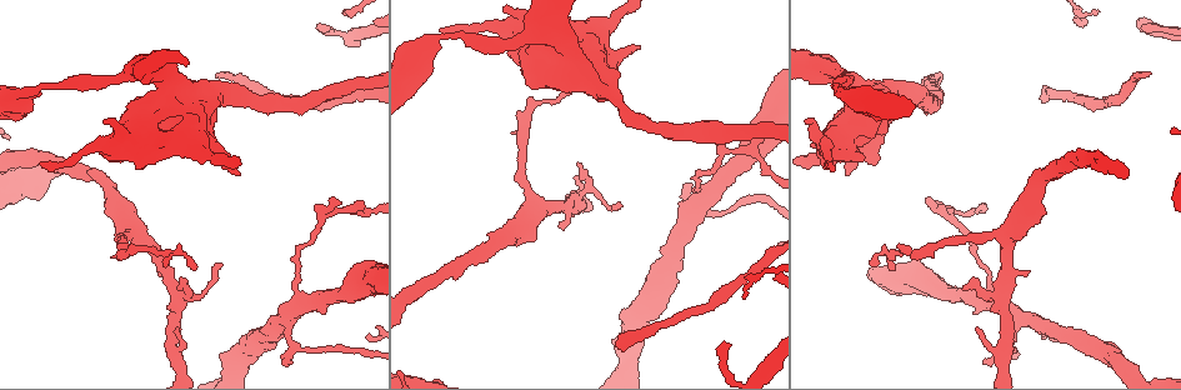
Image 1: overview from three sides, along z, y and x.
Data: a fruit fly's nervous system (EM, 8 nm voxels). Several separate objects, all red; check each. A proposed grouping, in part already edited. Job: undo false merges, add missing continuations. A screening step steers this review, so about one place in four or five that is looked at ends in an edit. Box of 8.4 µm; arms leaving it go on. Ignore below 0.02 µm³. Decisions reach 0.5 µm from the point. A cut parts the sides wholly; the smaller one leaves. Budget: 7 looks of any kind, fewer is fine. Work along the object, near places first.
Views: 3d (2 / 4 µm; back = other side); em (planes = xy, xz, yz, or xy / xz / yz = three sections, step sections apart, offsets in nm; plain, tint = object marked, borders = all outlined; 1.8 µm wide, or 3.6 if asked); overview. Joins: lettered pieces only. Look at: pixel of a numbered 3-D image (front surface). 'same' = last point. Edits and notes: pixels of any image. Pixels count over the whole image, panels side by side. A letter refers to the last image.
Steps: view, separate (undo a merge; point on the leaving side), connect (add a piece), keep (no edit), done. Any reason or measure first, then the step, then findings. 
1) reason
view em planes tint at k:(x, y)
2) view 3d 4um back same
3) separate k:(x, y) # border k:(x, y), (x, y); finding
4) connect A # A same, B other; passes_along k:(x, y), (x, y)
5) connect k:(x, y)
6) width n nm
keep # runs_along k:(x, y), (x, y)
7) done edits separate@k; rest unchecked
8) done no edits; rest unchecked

abrupt turn
view 3d 2um back at 1:(736, 148)

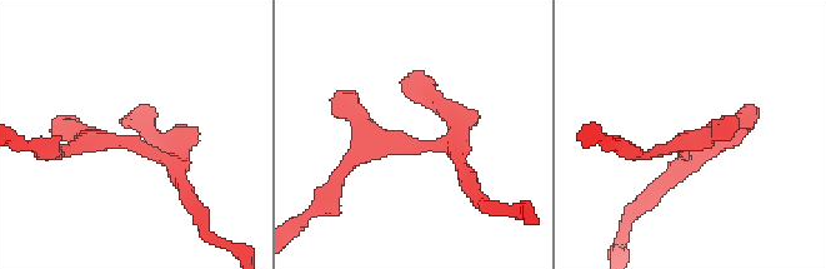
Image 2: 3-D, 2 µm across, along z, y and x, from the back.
view em xz step 4 tint at 2:(136, 142)

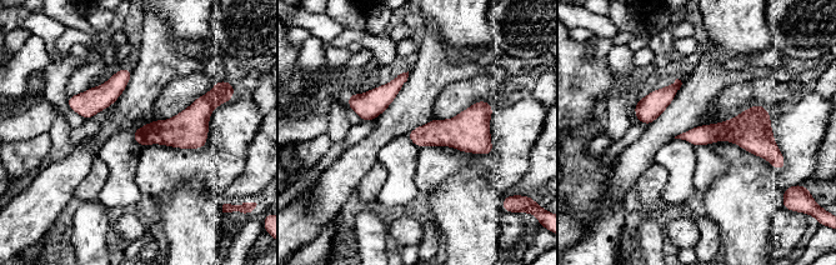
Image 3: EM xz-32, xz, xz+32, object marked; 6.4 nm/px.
cut it another way
view em planes borders same

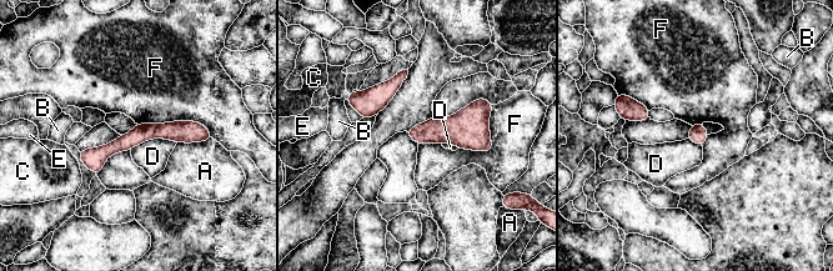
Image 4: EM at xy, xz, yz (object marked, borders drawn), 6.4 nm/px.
keep # A other, B other, C other, D other, E other, F other; runs_along 4:(207, 136), (145, 131), (81, 155); continuous, no second neuron

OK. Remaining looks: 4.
view 3d 4um at 1:(989, 305)

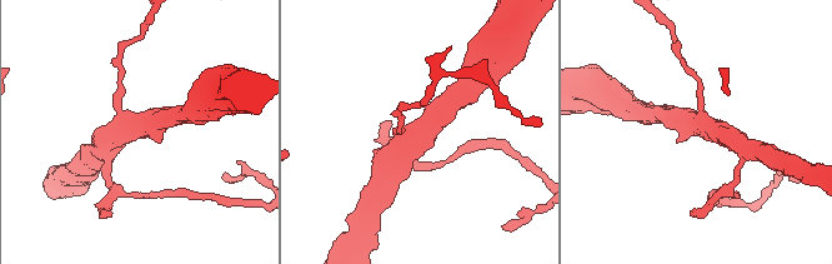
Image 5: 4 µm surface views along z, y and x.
arms 3
view em xy step 8 borders at 5:(138, 126)

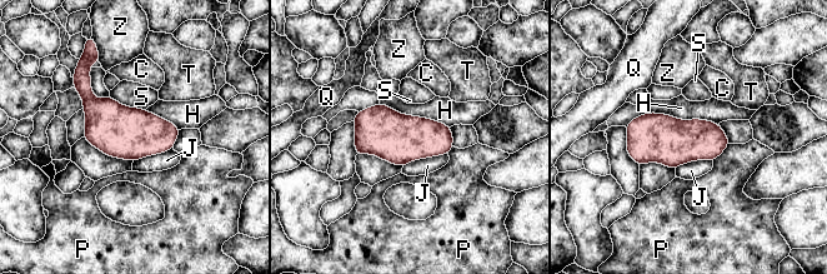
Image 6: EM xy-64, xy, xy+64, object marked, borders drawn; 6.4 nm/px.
keep # C other, H other, J other, P other, Q other, S other, T other, Z other; border 6:(718, 123), (643, 113), (625, 126); continuous, no second neuron

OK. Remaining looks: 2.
thick end
view 3d 4um at 1:(845, 175)

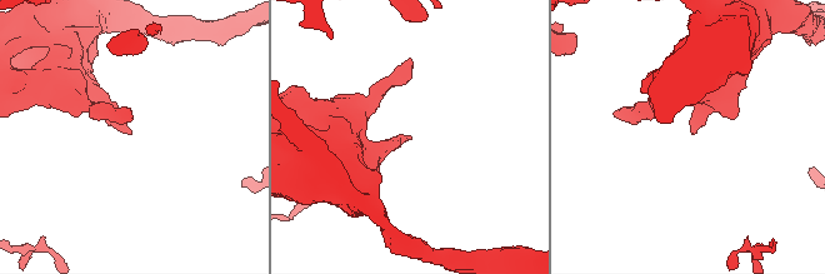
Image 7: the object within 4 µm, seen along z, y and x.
shape alone is not enough
view em planes borders at 7:(691, 131)

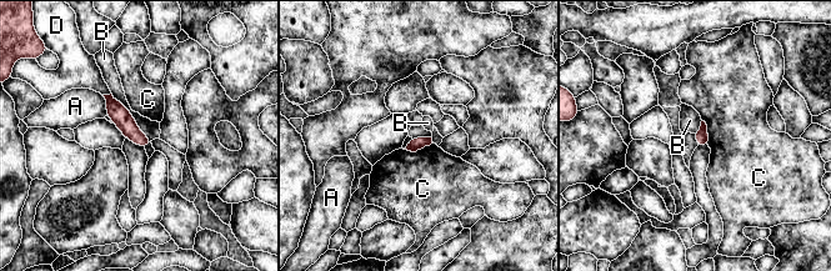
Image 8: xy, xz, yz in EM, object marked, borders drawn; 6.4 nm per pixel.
keep # A other, B other, C other, D other; runs_along 8:(109, 98), (115, 111), (146, 142); no lettered piece goes on from it

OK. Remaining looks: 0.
done no edits; rest unchecked

